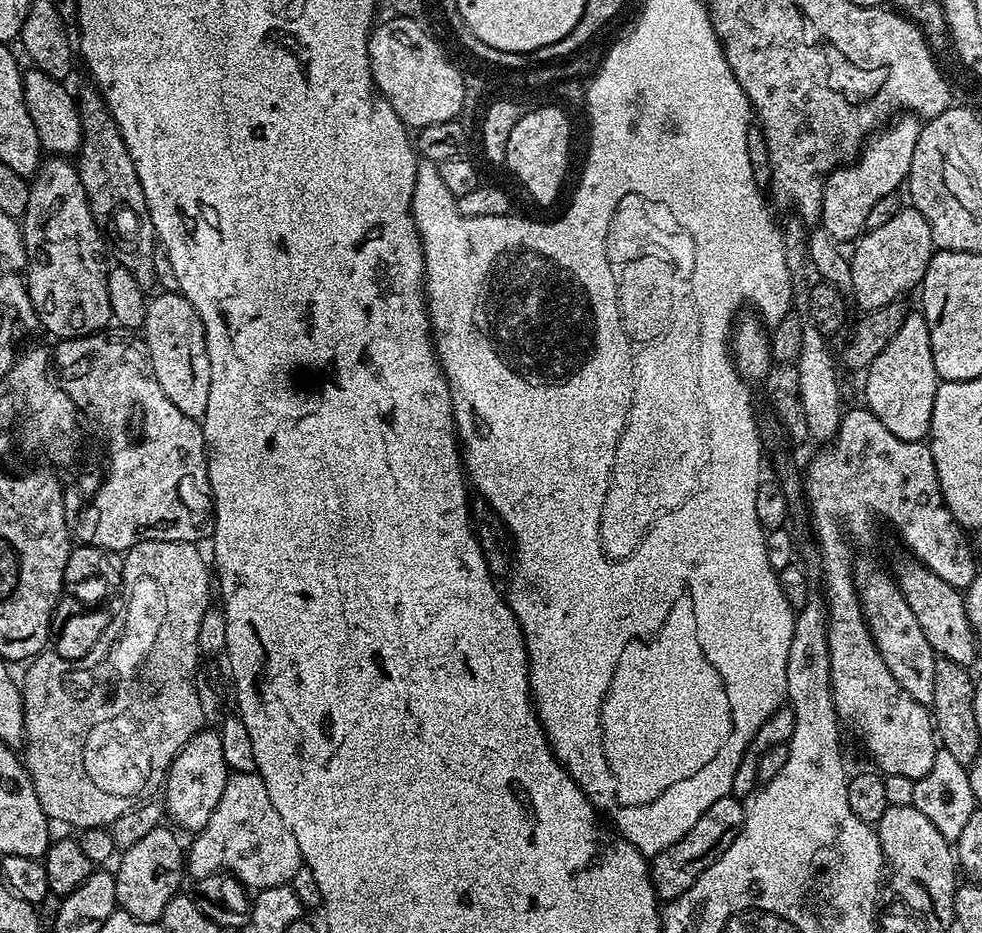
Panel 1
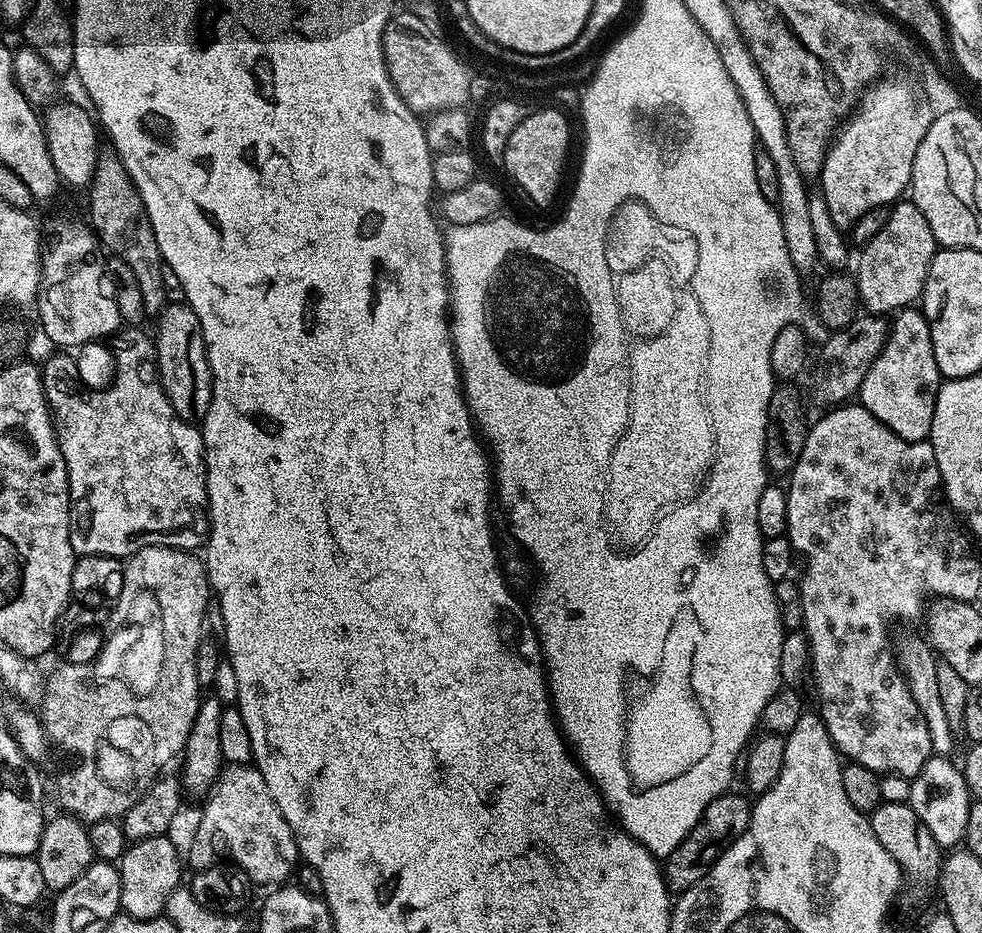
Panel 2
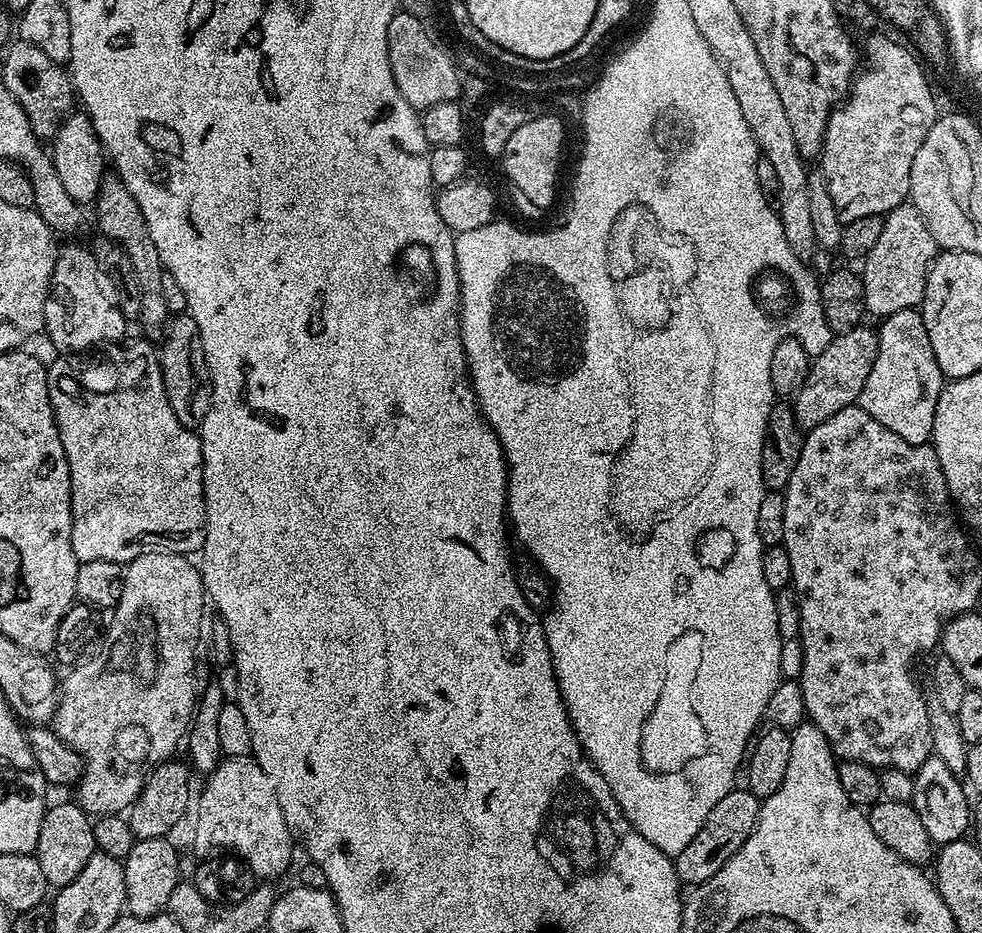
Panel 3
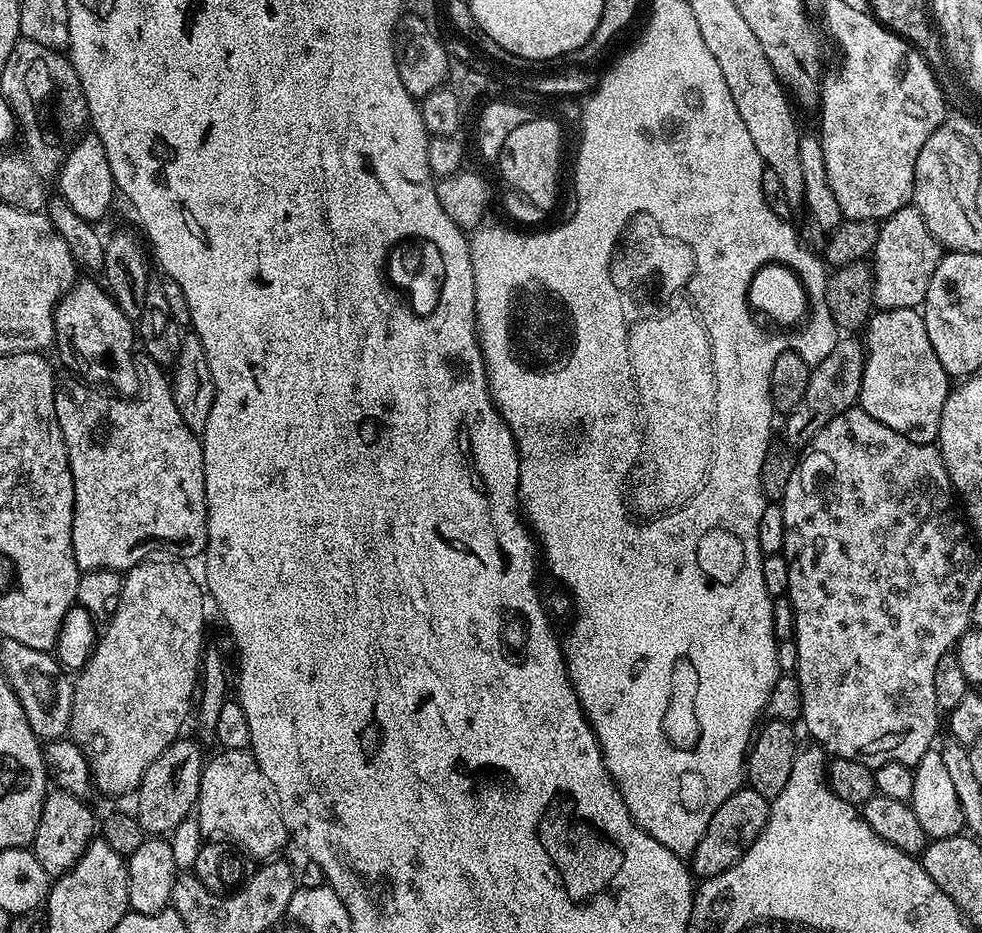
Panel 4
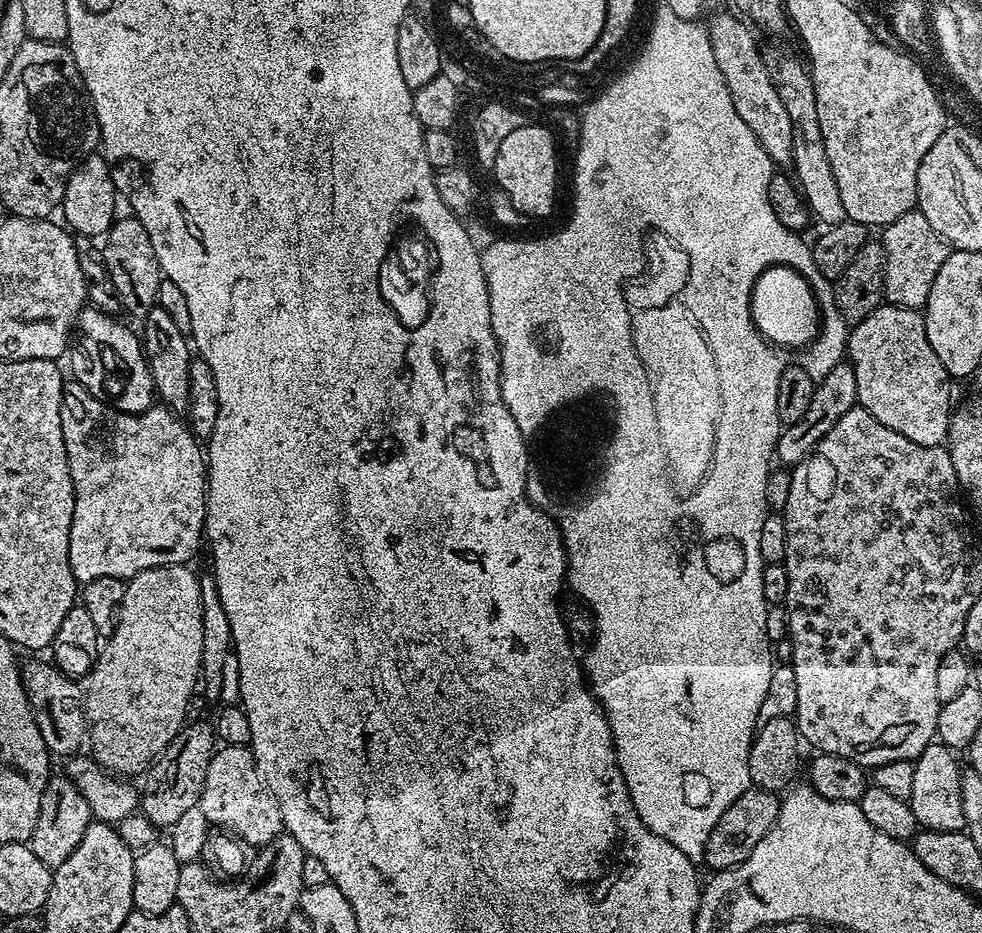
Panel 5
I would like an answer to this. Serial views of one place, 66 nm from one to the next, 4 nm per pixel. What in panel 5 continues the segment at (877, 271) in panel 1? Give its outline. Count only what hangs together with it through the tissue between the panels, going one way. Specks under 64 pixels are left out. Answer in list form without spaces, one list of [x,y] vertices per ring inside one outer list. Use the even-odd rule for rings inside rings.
[[[919,210],[902,214],[902,218],[887,224],[883,232],[884,300],[903,308],[923,309],[930,298],[930,286],[934,286],[942,262],[946,262],[949,244],[936,233],[930,222],[926,222]]]

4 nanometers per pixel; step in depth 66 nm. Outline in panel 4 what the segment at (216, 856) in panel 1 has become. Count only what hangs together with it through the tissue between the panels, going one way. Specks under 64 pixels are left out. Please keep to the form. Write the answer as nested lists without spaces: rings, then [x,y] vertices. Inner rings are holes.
[[[229,748],[217,751],[217,756],[207,761],[204,773],[200,779],[200,797],[196,799],[194,809],[195,819],[200,819],[200,832],[212,842],[227,842],[235,846],[241,853],[250,855],[256,862],[267,862],[279,857],[284,843],[289,843],[290,837],[286,826],[282,822],[282,810],[276,797],[274,786],[266,774],[258,766],[258,762],[248,750],[230,750]]]

